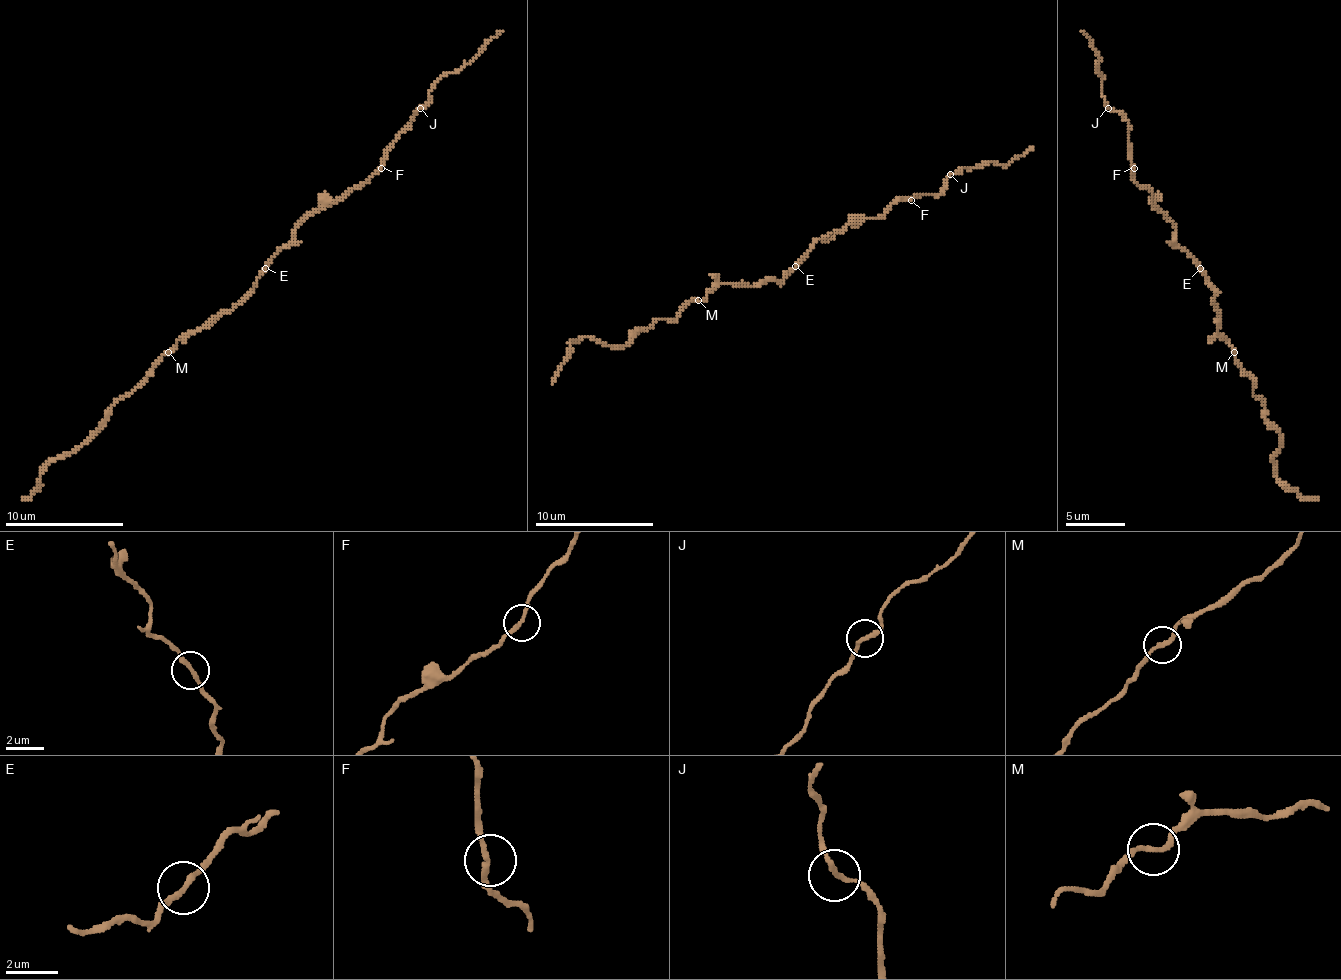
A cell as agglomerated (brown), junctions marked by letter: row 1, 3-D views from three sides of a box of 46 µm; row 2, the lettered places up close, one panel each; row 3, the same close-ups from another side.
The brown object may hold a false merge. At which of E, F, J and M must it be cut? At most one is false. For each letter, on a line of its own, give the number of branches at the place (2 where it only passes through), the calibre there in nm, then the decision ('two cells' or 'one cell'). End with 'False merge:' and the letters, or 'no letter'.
E: 2 | 200 nm | one cell
F: 2 | 190 nm | one cell
J: 2 | 180 nm | one cell
M: 2 | 180 nm | two cells
False merge: M

